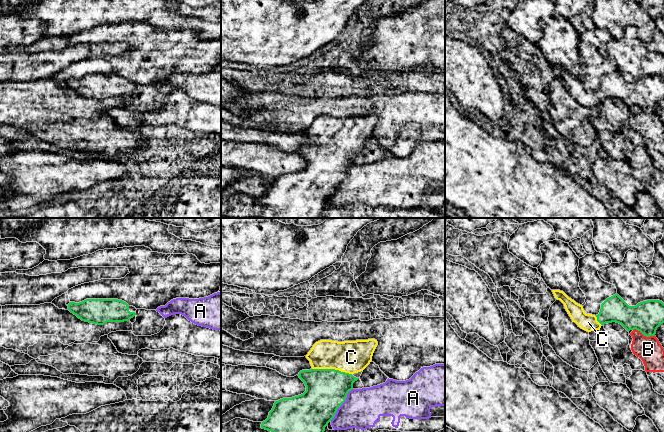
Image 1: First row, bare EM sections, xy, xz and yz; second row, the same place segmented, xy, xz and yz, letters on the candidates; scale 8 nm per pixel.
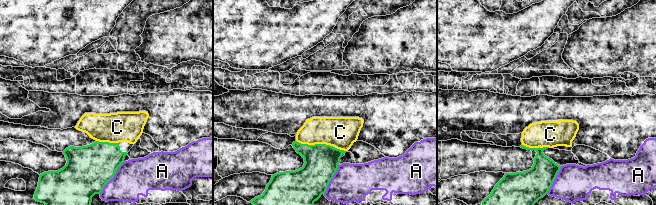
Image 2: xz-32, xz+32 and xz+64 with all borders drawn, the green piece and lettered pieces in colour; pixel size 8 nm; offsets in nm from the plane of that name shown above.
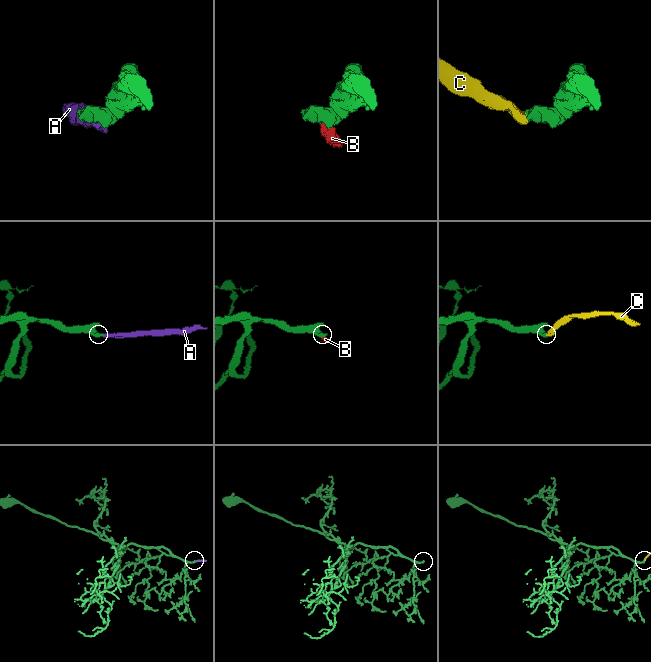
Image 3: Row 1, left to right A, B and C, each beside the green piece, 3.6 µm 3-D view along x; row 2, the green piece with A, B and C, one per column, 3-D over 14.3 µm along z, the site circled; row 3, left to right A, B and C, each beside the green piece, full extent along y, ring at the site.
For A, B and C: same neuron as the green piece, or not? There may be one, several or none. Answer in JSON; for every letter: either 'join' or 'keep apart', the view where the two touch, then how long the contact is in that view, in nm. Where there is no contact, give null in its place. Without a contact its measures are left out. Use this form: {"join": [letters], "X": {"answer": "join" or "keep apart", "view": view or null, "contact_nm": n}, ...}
{"join": ["C"], "A": {"answer": "keep apart", "view": "xz", "contact_nm": 320}, "B": {"answer": "keep apart", "view": "yz", "contact_nm": 190}, "C": {"answer": "join", "view": "xz", "contact_nm": 320}}

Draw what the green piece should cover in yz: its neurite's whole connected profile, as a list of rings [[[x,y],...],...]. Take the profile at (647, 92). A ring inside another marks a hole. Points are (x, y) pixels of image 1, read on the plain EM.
[[[552,66],[560,76],[572,97],[581,105],[591,108],[600,106],[606,99],[616,98],[627,107],[638,106],[644,112],[655,112],[657,104],[664,99],[664,79],[660,76],[647,76],[636,82],[629,82],[617,69],[607,74],[598,91],[586,90],[583,82],[569,74],[563,67]]]

